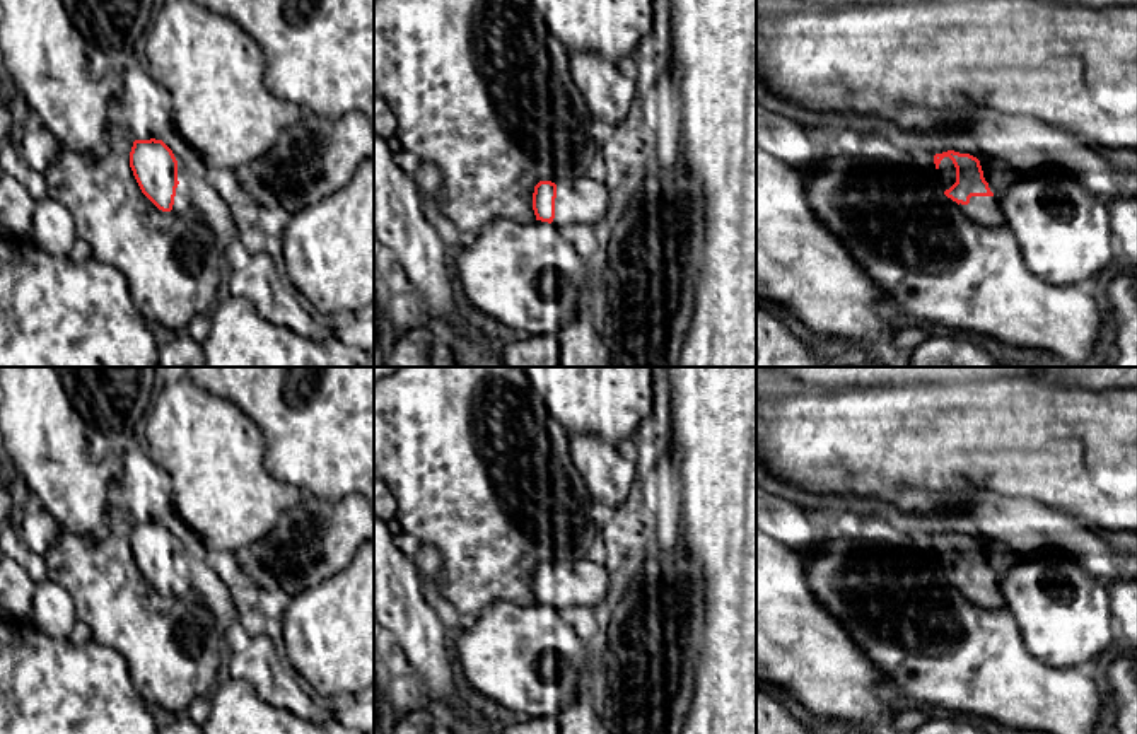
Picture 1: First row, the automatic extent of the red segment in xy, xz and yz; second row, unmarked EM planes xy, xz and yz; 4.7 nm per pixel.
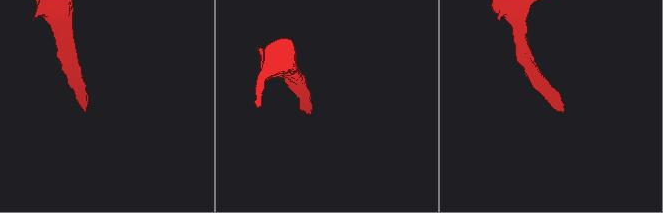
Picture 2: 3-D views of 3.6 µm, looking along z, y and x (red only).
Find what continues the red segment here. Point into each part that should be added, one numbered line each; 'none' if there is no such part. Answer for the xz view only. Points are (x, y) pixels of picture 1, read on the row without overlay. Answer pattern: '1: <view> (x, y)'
1: xz (581, 582)

